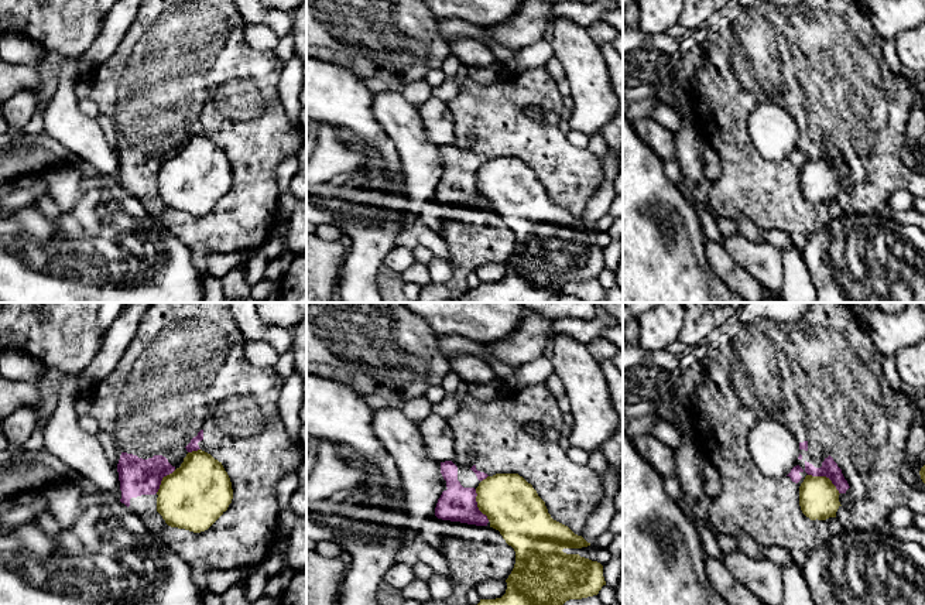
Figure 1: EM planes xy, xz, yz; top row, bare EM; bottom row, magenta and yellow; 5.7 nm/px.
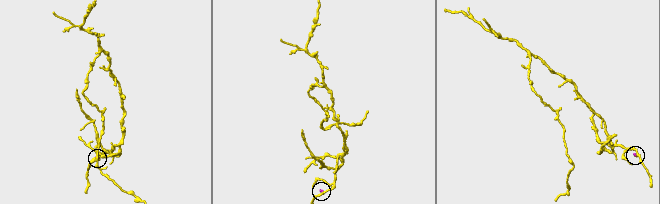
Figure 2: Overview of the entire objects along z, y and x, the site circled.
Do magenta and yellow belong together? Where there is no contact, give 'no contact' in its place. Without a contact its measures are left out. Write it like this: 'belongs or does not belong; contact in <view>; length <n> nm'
does not belong; contact in yz; length 220 nm

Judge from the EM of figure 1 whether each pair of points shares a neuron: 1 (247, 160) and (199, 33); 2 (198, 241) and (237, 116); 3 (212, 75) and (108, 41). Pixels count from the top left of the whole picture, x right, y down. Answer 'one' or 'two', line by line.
1: one
2: one
3: two

